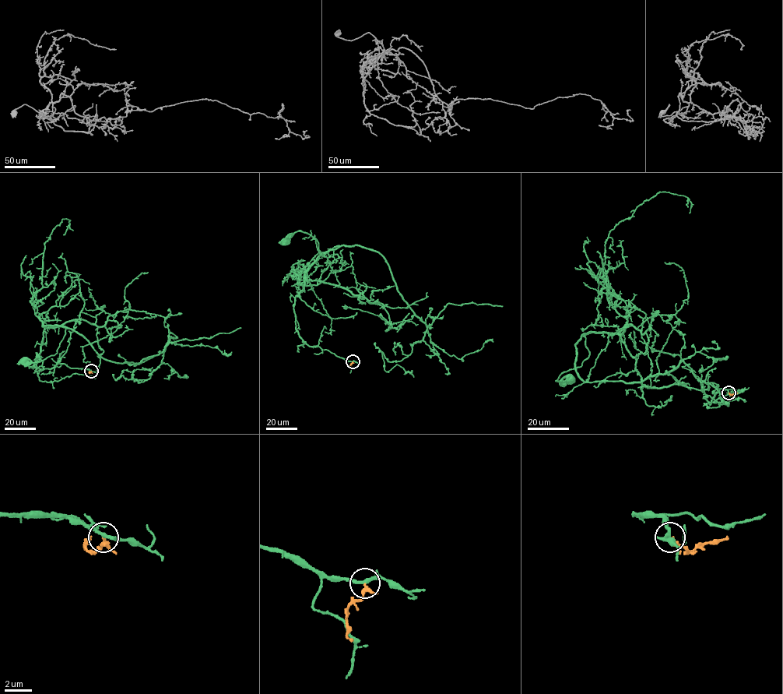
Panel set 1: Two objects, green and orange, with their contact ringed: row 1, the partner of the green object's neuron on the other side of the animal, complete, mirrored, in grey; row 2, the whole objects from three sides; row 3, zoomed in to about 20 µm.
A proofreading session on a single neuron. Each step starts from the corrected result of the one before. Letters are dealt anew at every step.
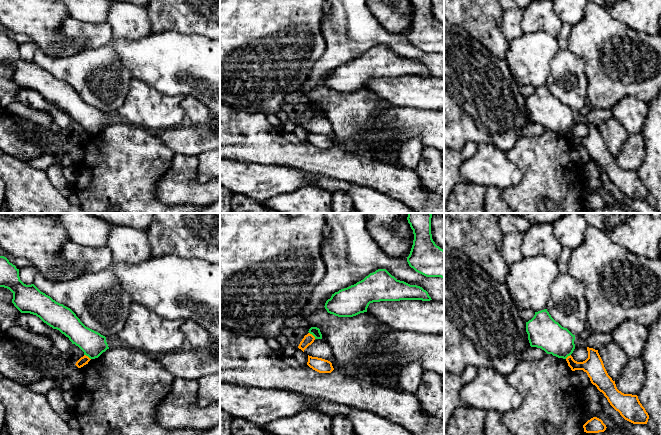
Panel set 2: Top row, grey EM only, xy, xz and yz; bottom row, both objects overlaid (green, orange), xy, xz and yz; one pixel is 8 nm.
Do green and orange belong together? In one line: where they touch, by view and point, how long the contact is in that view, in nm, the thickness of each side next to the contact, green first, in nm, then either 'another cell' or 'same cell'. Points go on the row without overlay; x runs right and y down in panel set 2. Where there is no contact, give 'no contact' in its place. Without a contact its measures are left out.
contact xz (312, 110); length 80 nm; calibres 70 and 90 nm; another cell

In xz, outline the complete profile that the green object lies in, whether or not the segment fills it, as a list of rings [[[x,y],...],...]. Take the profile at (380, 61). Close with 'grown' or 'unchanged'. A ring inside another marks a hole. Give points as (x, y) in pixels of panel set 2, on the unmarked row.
[[[378,45],[356,60],[332,70],[324,83],[335,92],[353,93],[367,88],[370,79],[400,76],[432,75],[422,63],[397,56],[386,45]]]; unchanged

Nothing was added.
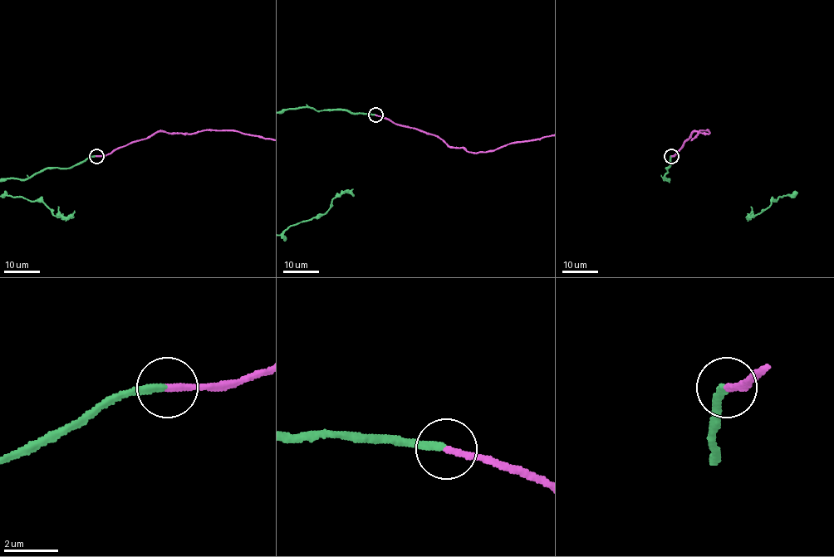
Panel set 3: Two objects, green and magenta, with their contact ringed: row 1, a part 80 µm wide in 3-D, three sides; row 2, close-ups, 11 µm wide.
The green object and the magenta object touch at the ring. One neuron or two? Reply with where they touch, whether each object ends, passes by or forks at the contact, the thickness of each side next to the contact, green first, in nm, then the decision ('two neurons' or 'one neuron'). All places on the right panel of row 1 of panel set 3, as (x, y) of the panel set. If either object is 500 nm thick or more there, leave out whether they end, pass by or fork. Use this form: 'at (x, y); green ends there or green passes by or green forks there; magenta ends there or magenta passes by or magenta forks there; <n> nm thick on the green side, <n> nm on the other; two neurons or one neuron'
at (671, 156); green ends there; magenta ends there; 240 nm thick on the green side, 240 nm on the other; one neuron

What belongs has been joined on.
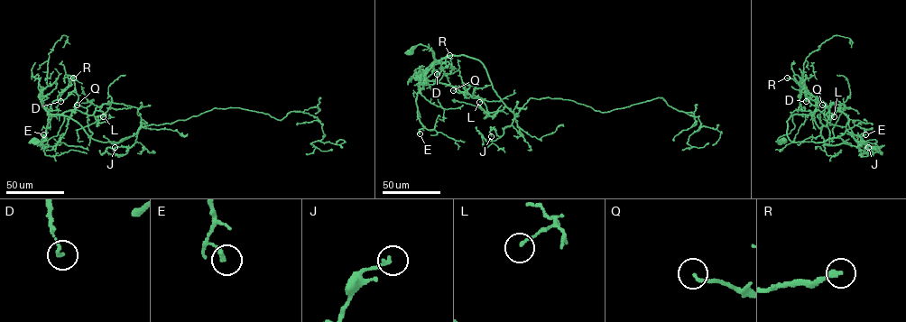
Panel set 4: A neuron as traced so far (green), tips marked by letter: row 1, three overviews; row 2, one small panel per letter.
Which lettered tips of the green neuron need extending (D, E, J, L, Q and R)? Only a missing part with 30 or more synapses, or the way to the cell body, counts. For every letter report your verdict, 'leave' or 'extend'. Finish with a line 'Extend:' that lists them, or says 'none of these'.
D: leave
E: leave
J: leave
L: leave
Q: leave
R: leave
Extend: none of these

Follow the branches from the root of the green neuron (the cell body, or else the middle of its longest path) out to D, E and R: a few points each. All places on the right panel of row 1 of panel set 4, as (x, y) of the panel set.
D: (783, 141), (776, 142), (794, 127), (793, 115), (810, 114), (815, 109), (815, 98), (805, 91), (806, 101)
E: (783, 141), (776, 142), (794, 127), (792, 116), (795, 114), (810, 114), (827, 144), (857, 146), (865, 134)
R: (783, 141), (776, 142), (794, 127), (792, 116), (810, 114), (817, 105), (813, 96), (794, 79), (787, 78)

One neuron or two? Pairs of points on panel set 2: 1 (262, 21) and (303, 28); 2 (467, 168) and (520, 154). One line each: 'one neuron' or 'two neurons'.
1: one neuron
2: two neurons

